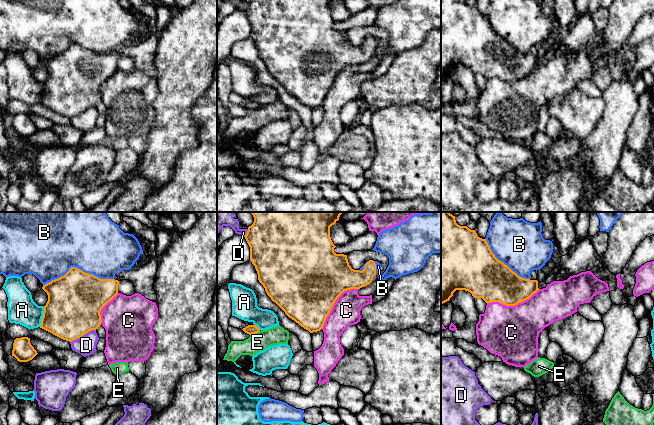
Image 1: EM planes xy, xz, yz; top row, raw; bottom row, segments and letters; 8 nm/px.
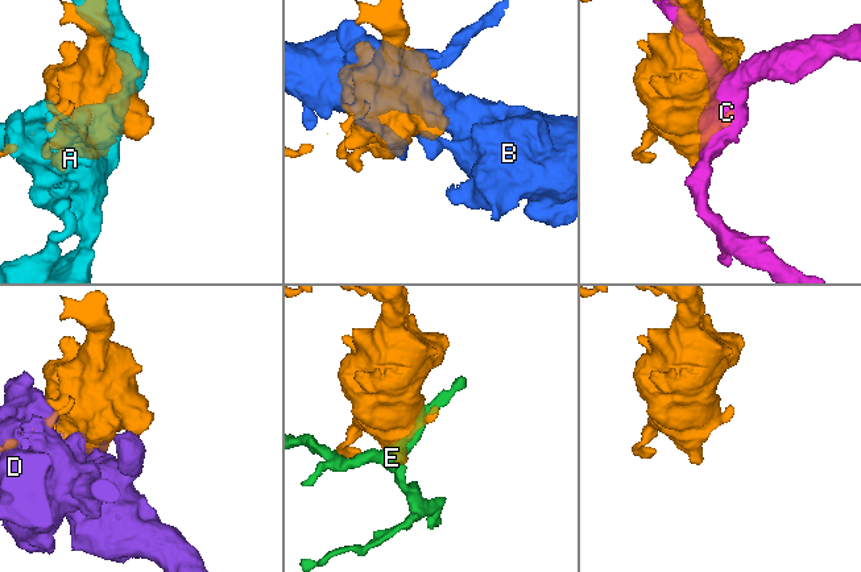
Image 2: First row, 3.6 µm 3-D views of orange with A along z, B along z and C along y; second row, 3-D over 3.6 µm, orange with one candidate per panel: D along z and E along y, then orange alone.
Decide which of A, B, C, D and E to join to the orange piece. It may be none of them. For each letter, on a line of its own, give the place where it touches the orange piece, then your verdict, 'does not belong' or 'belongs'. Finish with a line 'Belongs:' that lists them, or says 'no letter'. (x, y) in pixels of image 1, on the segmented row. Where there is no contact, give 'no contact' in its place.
A: xy (43, 316) | does not belong
B: xy (78, 269) | does not belong
C: xz (334, 302) | does not belong
D: xy (82, 335) | does not belong
E: xz (254, 333) | does not belong
Belongs: no letter

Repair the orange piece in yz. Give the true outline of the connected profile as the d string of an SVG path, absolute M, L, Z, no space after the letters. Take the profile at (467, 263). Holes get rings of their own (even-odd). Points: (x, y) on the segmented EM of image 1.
M441 212L441 304L449 301L456 290L468 291L487 304L499 302L515 306L529 299L539 288L537 280L522 278L499 261L486 239L480 238L475 230L458 225L449 212Z

